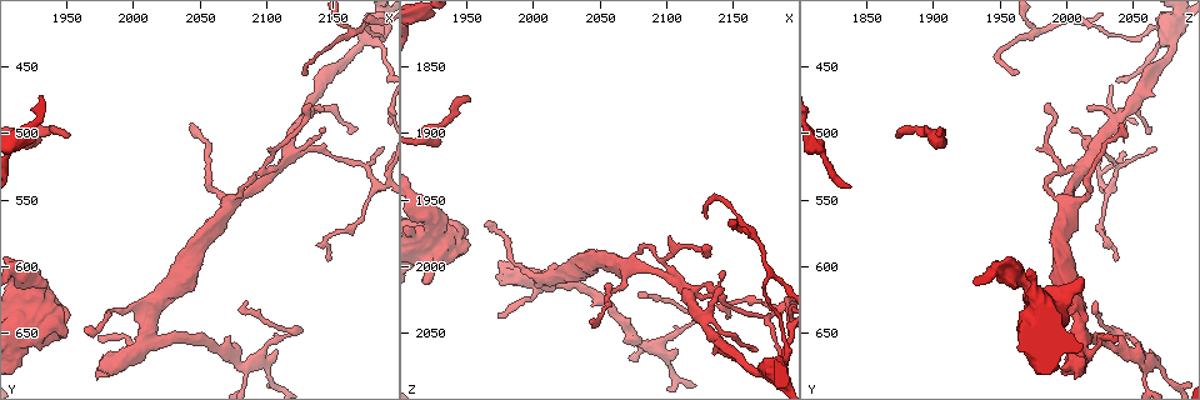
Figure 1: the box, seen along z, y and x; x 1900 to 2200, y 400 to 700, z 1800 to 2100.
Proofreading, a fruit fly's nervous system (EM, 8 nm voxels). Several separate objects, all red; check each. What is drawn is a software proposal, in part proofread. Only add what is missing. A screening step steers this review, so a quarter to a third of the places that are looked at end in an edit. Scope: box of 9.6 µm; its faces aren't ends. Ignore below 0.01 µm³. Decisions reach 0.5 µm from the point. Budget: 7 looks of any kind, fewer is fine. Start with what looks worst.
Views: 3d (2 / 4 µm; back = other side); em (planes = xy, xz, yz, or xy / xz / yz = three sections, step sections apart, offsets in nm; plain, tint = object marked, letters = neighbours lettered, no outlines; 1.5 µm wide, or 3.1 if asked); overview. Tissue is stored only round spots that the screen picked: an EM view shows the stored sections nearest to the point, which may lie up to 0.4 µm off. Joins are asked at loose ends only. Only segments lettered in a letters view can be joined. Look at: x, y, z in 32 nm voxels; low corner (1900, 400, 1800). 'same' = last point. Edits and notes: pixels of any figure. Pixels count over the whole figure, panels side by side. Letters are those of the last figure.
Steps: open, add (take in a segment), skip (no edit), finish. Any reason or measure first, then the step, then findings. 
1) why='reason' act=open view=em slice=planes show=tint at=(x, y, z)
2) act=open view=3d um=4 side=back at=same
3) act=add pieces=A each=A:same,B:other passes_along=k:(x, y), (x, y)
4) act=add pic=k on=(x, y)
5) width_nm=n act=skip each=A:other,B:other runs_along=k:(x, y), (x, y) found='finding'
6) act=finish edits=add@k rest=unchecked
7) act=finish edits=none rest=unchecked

why='tapers out' act=open view=em slice=planes show=letters at=(2086, 626, 2022)

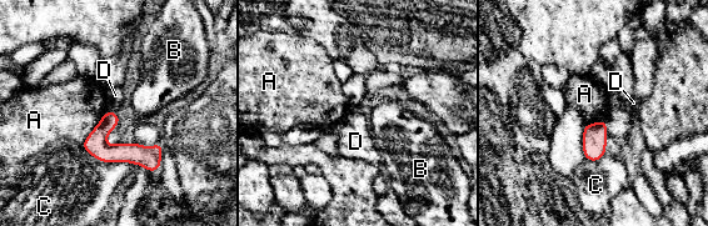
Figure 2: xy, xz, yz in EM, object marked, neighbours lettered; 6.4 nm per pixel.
act=skip each=A:other,B:other,C:other,D:other border=2:(106, 110), (115, 112) found='none of them fits'

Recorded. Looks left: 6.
why='branch stops here' act=open view=3d um=2 at=(1918, 610, 2012)

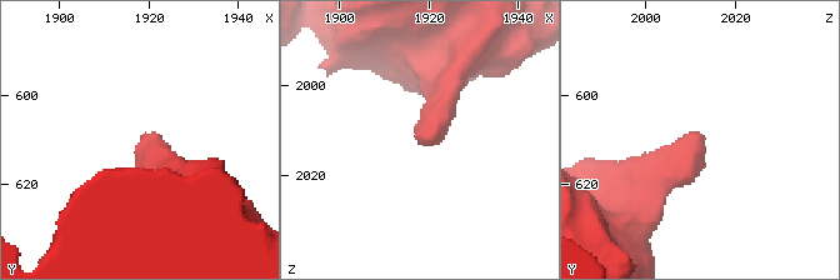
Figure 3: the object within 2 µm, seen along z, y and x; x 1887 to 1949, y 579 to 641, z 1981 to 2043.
act=open view=em slice=planes show=letters at=(1918, 609, 2012)

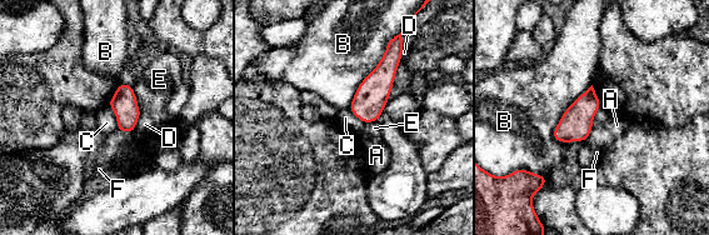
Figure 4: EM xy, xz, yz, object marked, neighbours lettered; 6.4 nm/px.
longest_contact=B:440nm act=skip each=A:other,B:other,C:other,D:other,E:other,F:other border=4:(592, 84), (553, 130), (558, 143) found='no lettered segment goes on from it'

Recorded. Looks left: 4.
why='an open end' act=open view=3d um=2 at=(2130, 478, 1984)

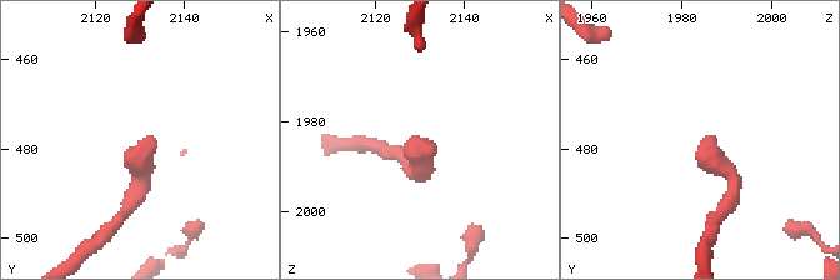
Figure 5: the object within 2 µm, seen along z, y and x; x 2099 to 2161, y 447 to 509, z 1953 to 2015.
act=open view=em slice=planes show=letters at=(2131, 477, 1986)

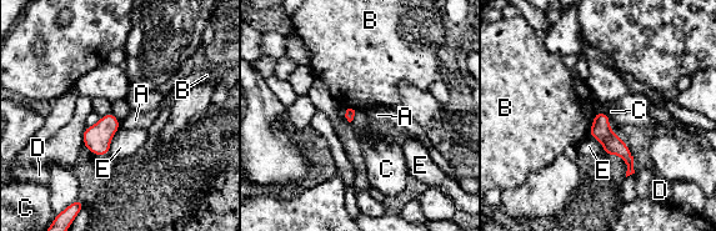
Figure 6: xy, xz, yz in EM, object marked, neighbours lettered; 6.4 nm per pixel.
act=skip each=A:other,B:other,C:other,D:other,E:other border=6:(596, 113), (587, 134) found='none of them fits'

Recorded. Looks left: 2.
act=finish edits=none rest=unchecked

